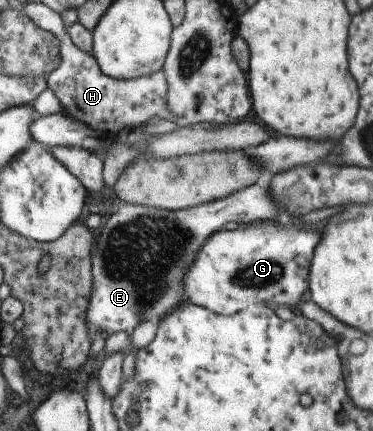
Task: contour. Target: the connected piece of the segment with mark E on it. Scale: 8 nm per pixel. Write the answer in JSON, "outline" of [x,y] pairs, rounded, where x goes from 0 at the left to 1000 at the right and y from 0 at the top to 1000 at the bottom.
{"outline":[[[702,397],[702,408],[676,432],[635,441],[627,450],[614,450],[590,464],[488,487],[410,485],[322,466],[316,487],[306,497],[292,497],[257,557],[257,573],[244,580],[247,677],[241,677],[241,701],[225,724],[231,761],[244,784],[255,784],[249,777],[257,770],[279,770],[287,780],[311,775],[311,770],[351,777],[354,766],[375,747],[421,749],[429,738],[456,729],[456,719],[466,719],[472,710],[496,701],[499,687],[488,682],[493,631],[509,622],[509,608],[520,608],[525,585],[536,580],[536,571],[552,561],[563,543],[584,538],[606,515],[662,522],[692,517],[692,510],[740,508],[745,478],[735,478],[735,459],[718,445],[724,408],[718,397]]]}

